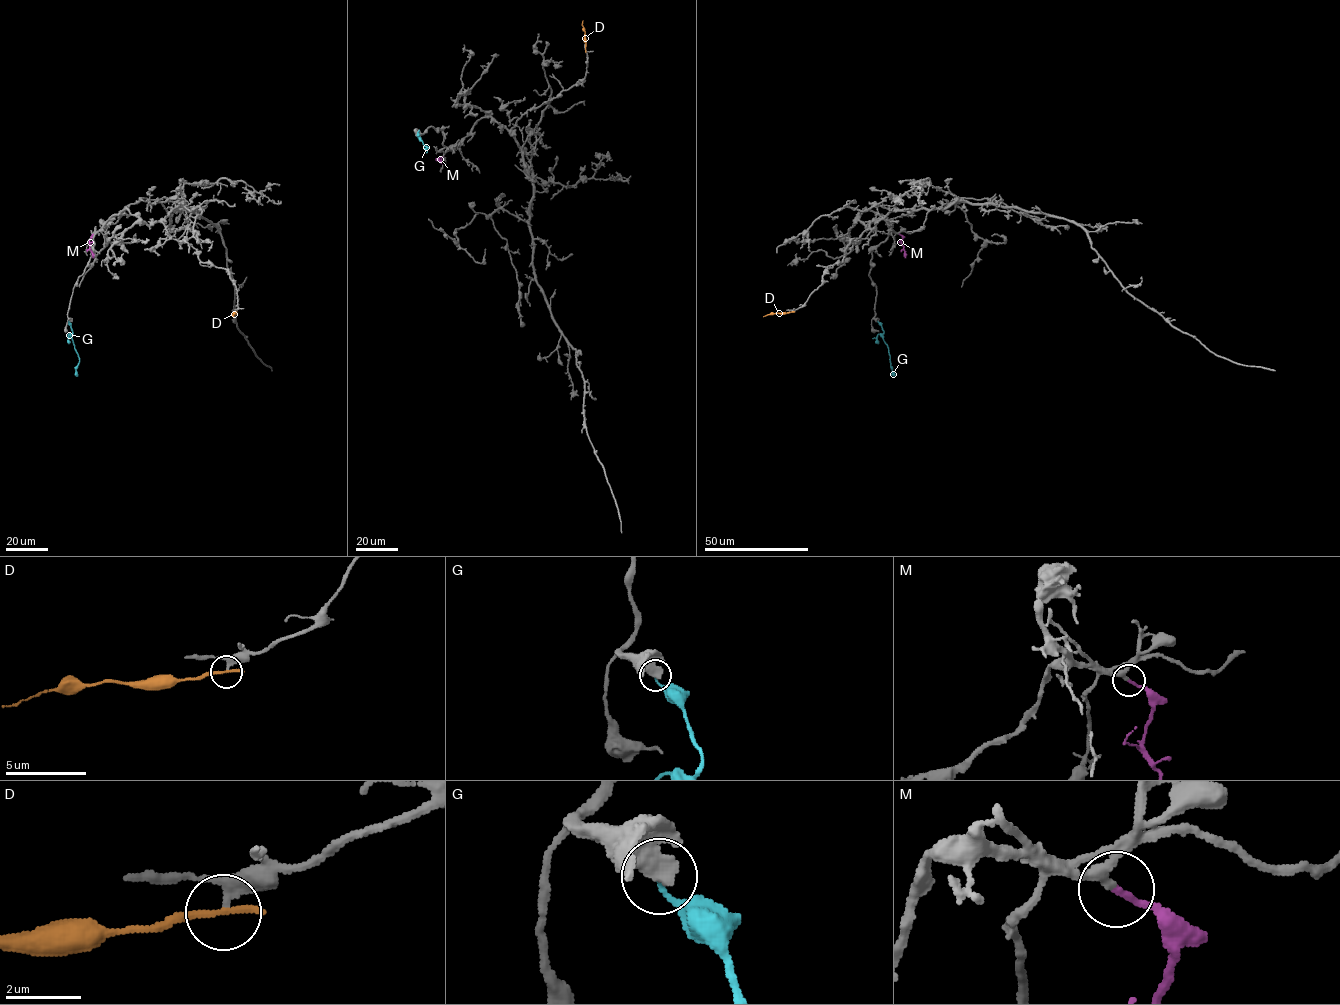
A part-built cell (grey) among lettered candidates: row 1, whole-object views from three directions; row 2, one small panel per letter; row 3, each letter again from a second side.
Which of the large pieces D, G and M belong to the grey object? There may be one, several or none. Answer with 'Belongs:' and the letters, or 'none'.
Belongs: M

